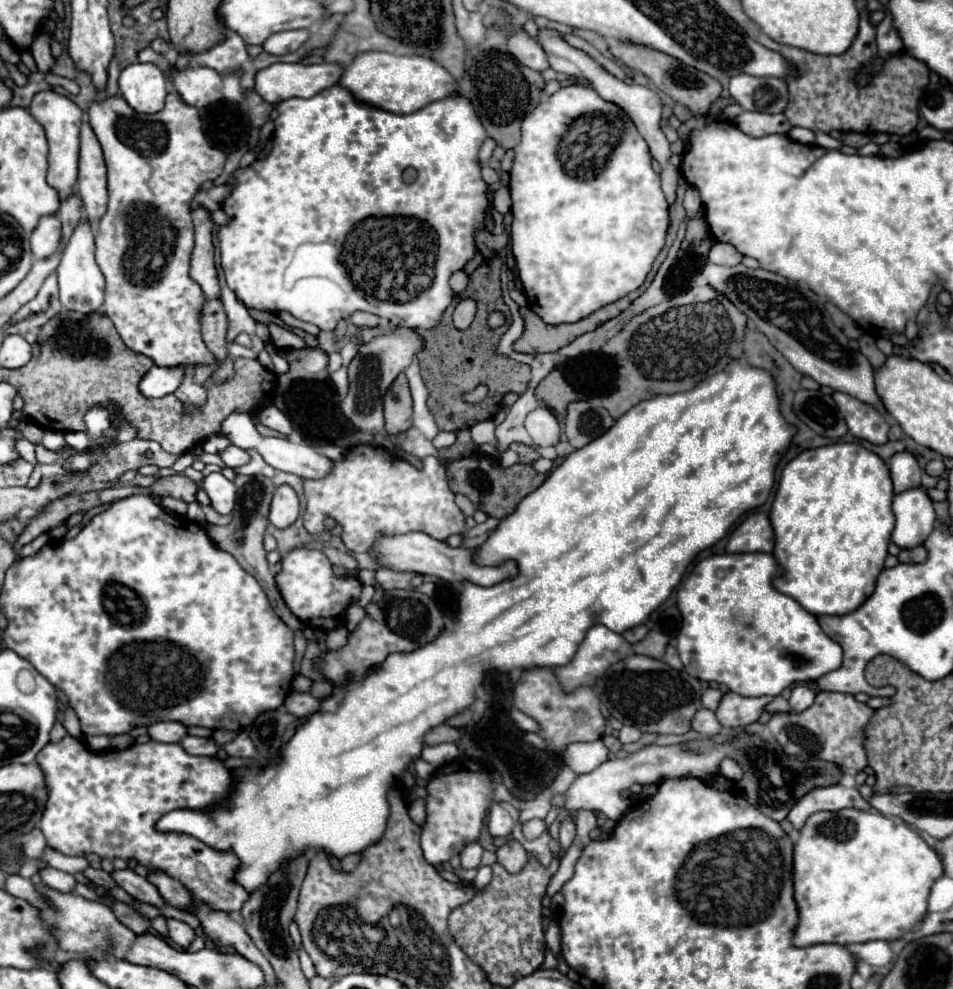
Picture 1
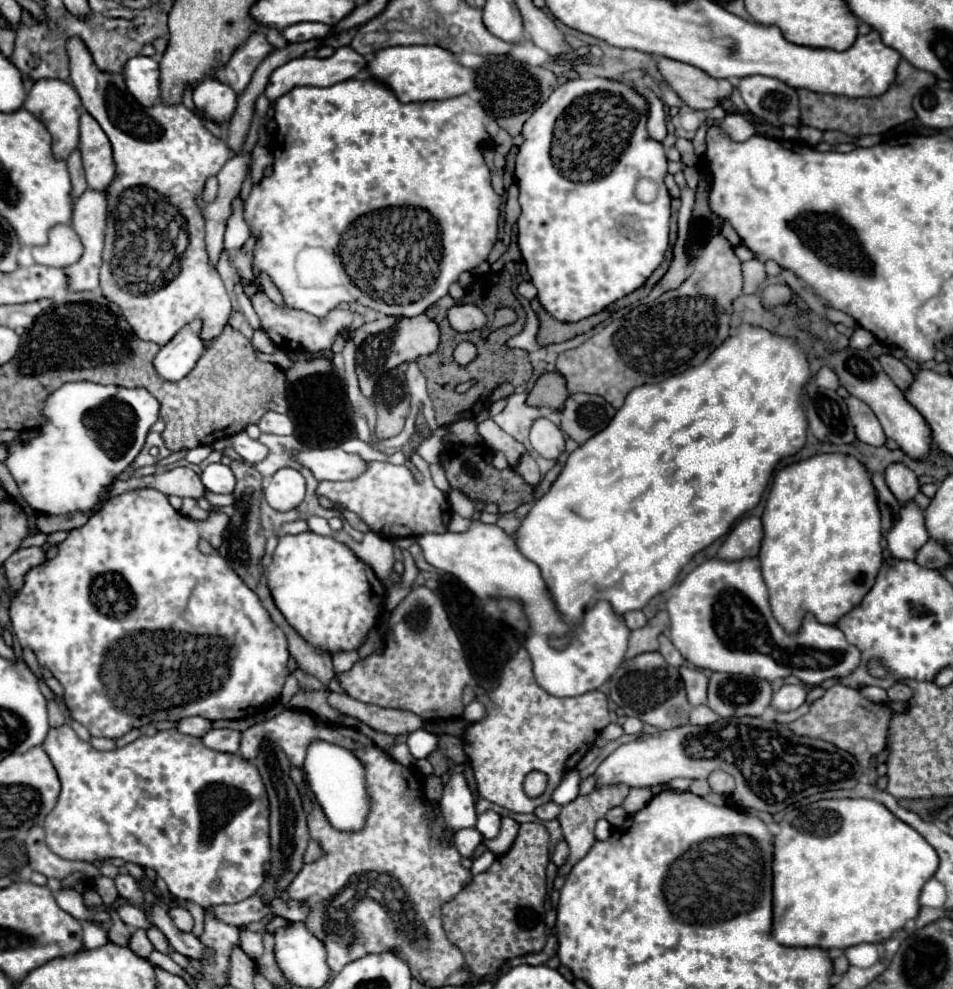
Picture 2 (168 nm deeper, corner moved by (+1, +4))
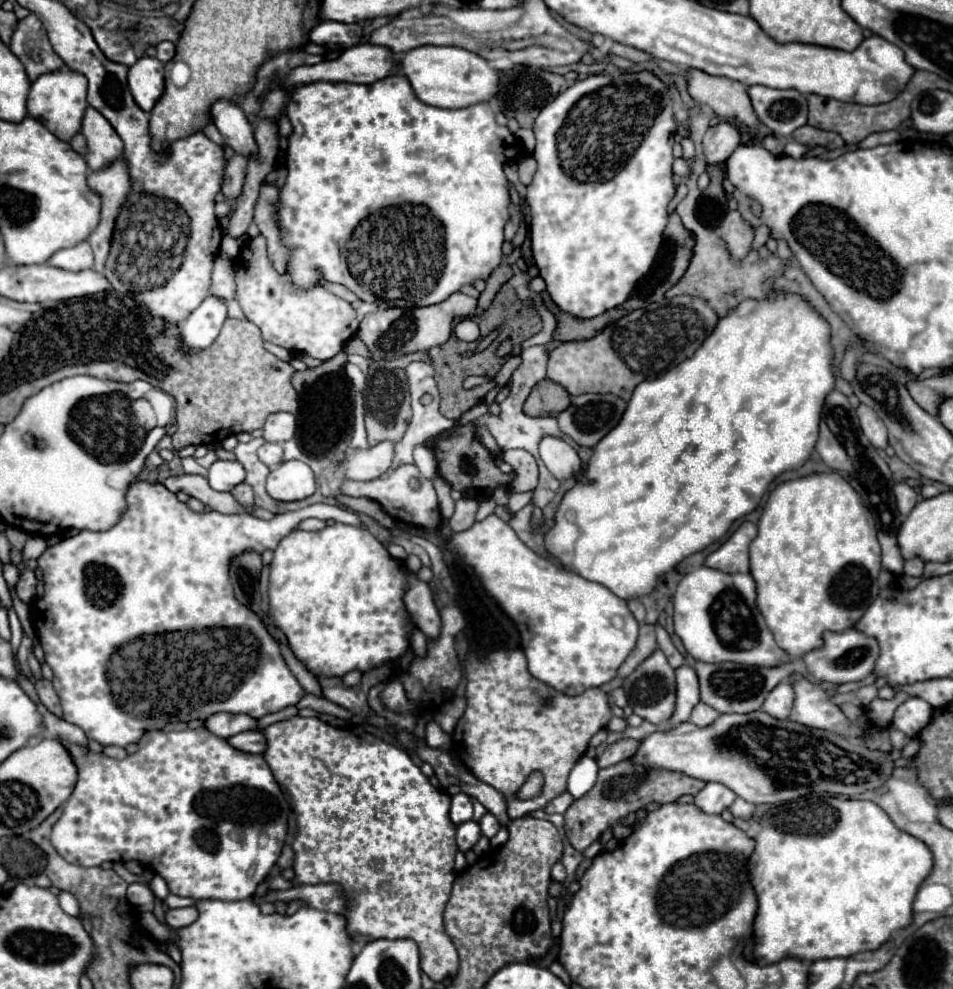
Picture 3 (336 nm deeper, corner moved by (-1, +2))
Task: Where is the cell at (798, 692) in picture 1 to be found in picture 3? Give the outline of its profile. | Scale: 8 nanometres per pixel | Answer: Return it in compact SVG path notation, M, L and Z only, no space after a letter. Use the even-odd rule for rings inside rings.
M783 681L767 695L761 709L773 715L775 719L787 719L791 707L793 707L793 687L787 681Z

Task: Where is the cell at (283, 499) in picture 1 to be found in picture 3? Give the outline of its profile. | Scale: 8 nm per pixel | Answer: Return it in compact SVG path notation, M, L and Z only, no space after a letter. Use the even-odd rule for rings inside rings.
M285 461L269 473L267 491L277 501L299 501L315 493L313 471L303 461Z

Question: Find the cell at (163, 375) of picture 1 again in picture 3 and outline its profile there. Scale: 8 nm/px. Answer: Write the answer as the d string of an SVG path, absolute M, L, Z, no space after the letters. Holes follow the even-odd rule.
M209 295L191 315L181 323L181 343L189 351L201 351L209 347L221 331L227 319L227 301Z

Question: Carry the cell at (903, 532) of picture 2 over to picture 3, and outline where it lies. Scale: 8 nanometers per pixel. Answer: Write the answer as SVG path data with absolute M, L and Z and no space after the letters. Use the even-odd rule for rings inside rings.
M909 559L905 561L905 575L909 577L921 577L923 575L923 561L921 559Z

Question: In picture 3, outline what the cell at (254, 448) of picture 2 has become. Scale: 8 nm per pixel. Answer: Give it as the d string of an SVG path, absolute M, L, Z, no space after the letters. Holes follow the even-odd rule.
M263 443L263 445L259 447L257 455L259 455L259 459L261 459L265 465L269 465L269 467L279 465L279 463L283 461L283 445L281 445L281 443Z

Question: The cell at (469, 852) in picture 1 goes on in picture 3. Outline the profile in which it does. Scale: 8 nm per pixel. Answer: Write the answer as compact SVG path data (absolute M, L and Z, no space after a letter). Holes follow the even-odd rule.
M465 821L457 825L457 847L465 853L469 851L481 837L481 829L477 821Z

